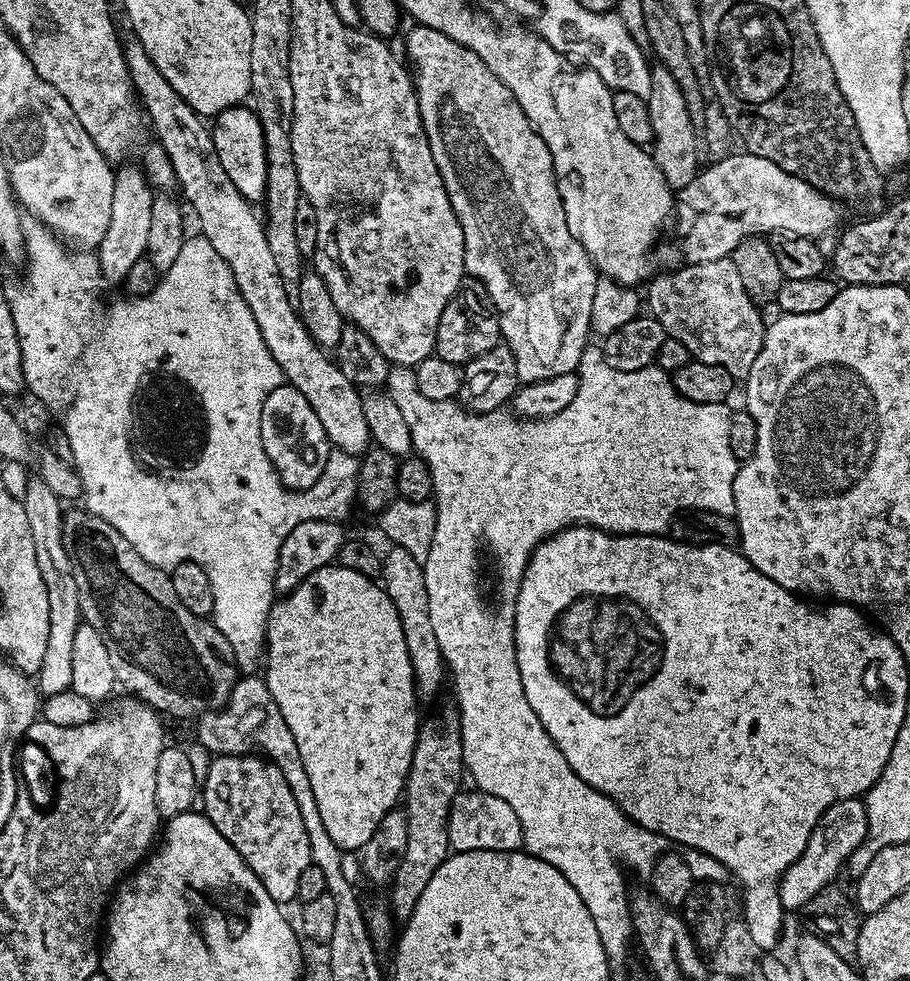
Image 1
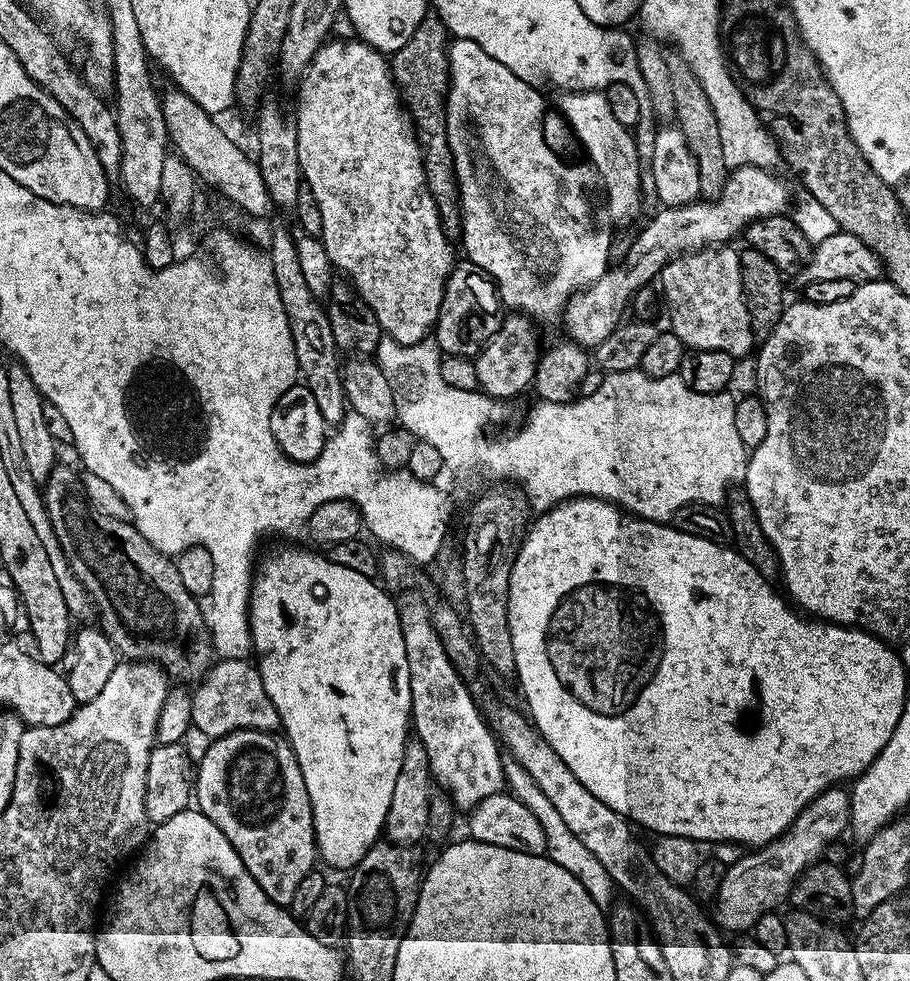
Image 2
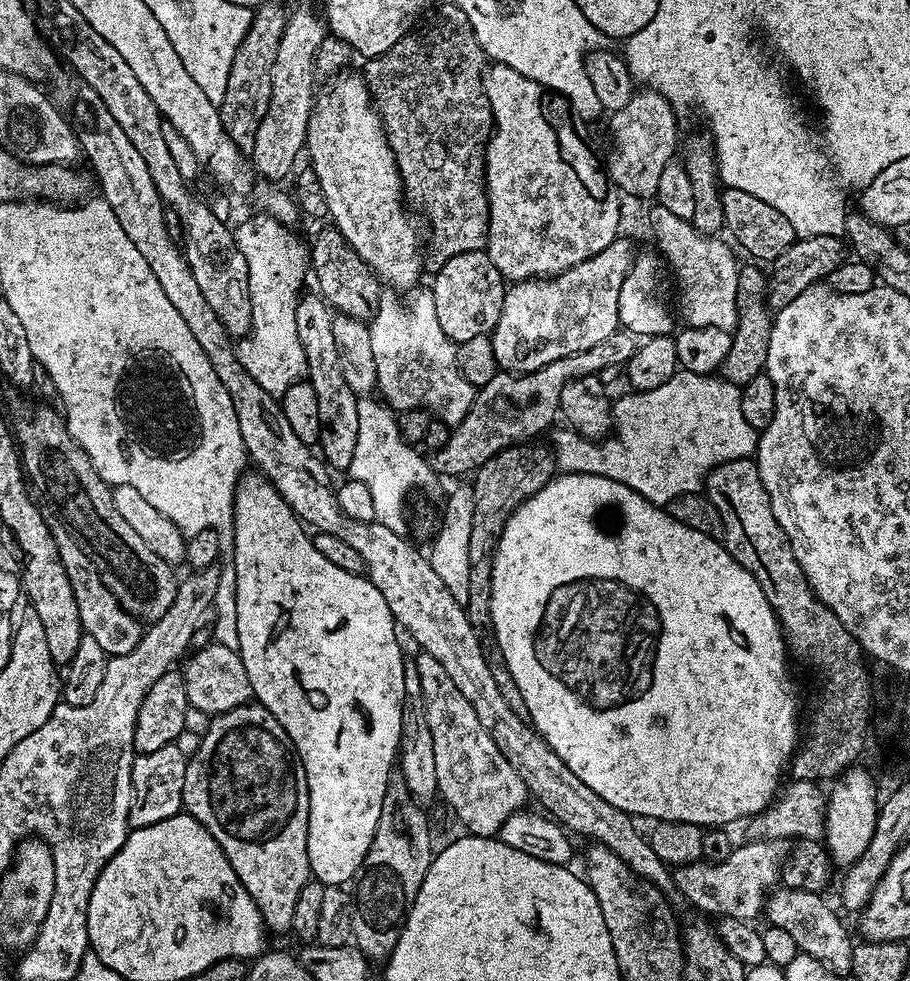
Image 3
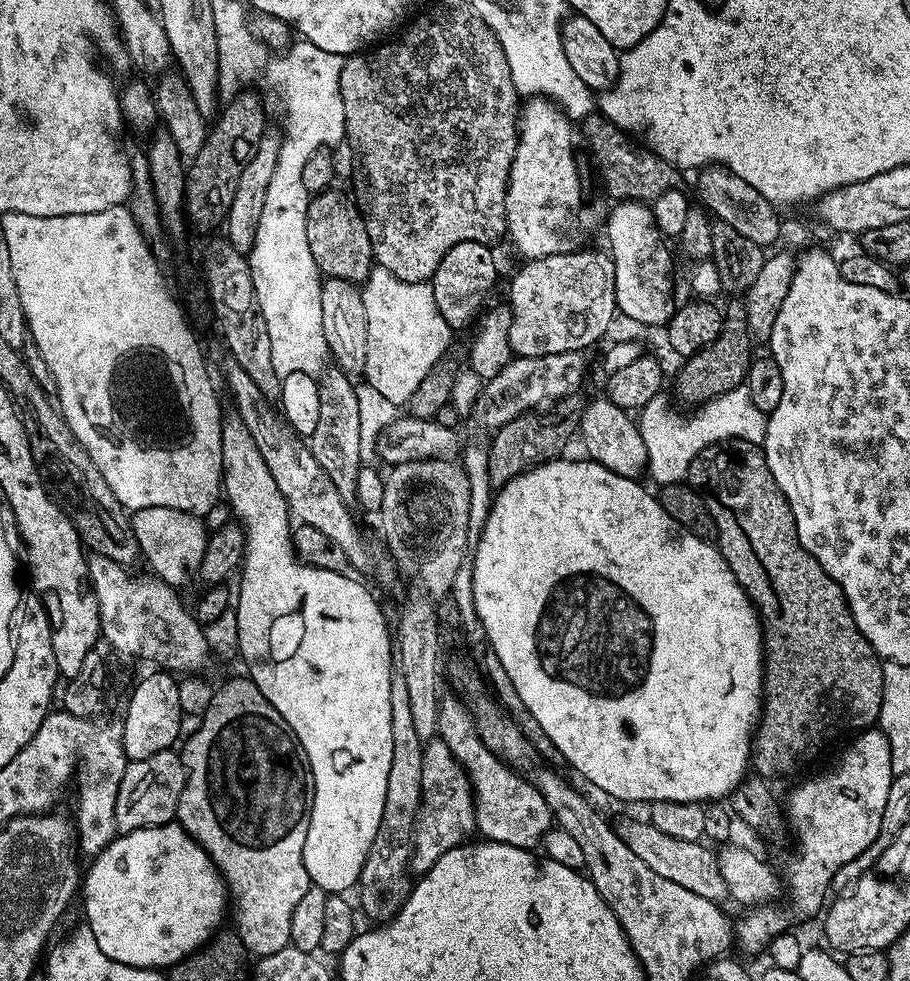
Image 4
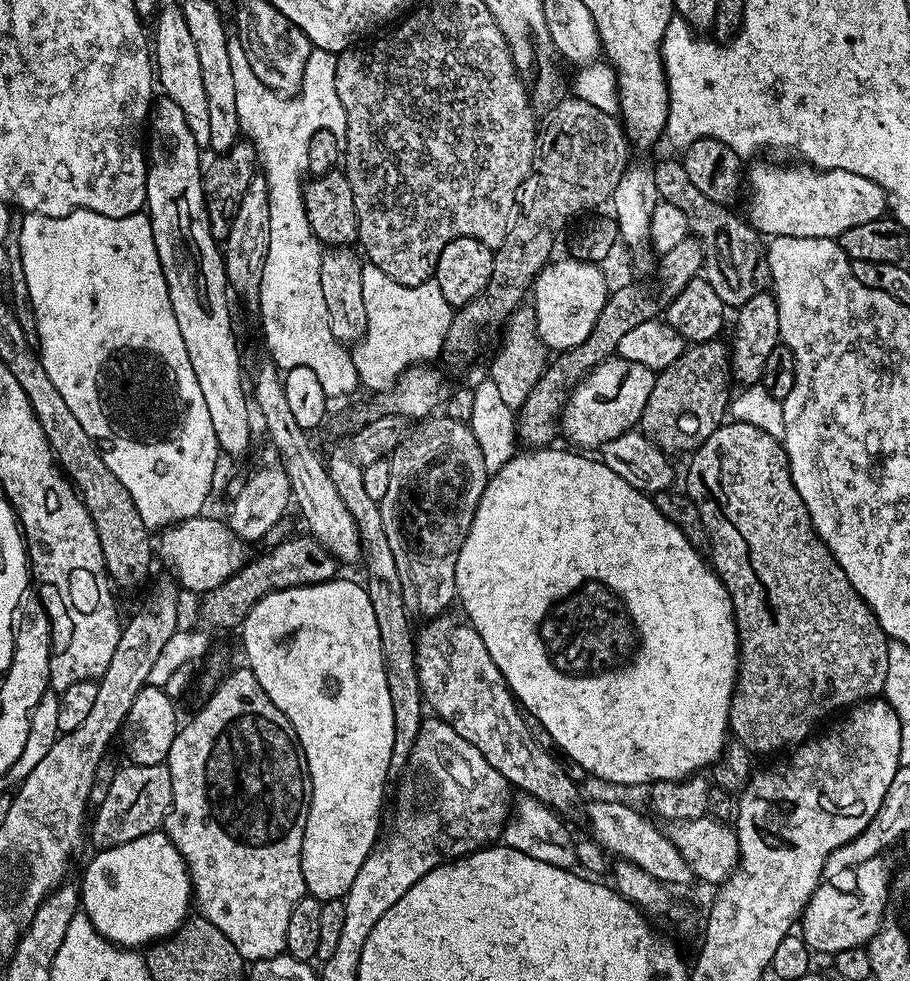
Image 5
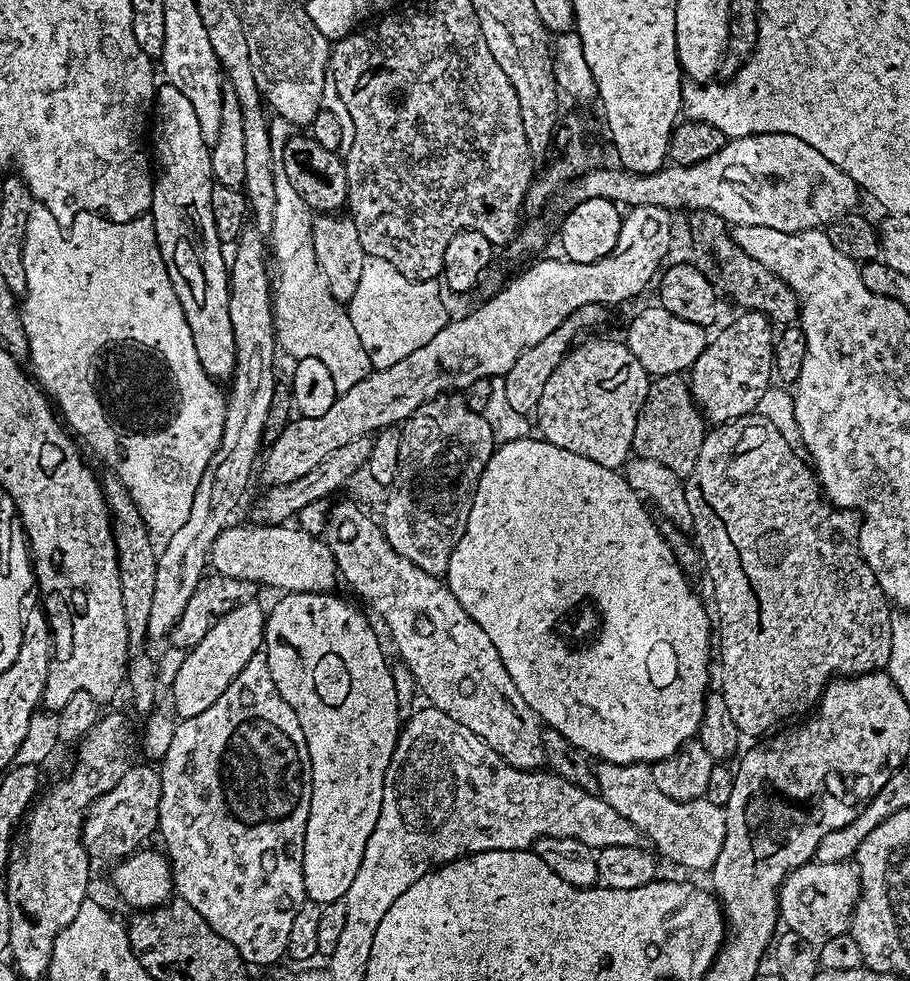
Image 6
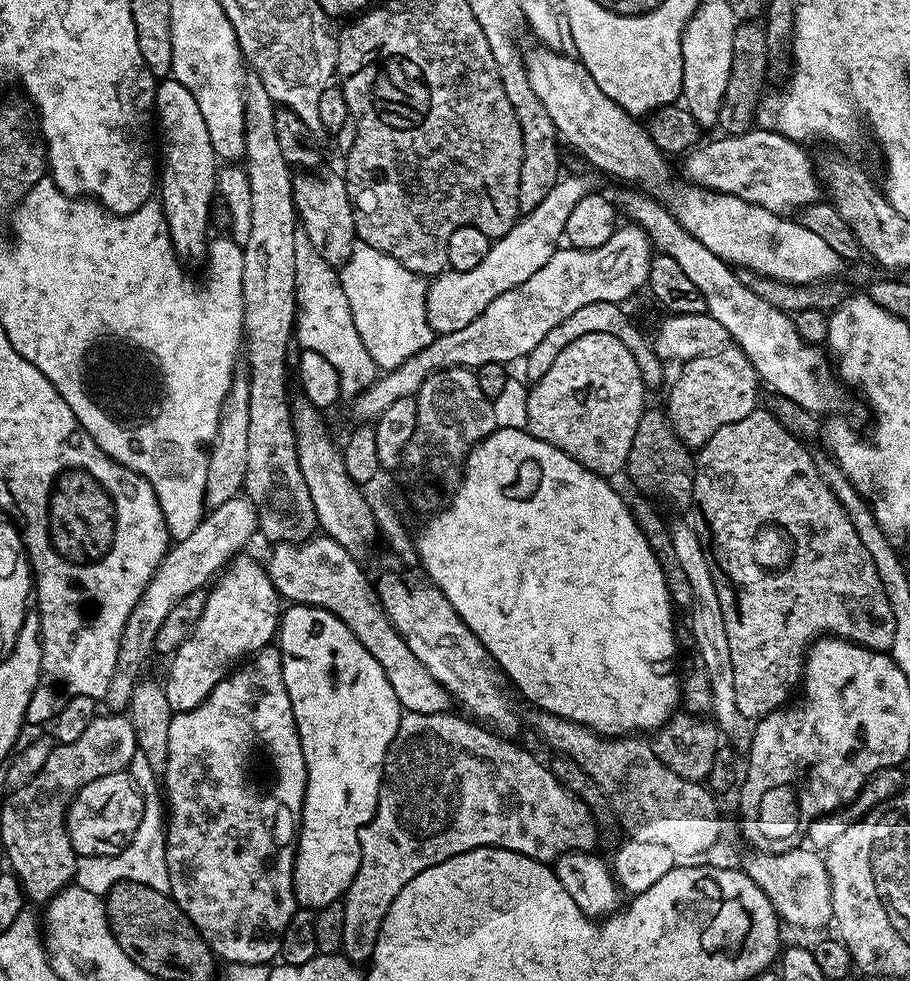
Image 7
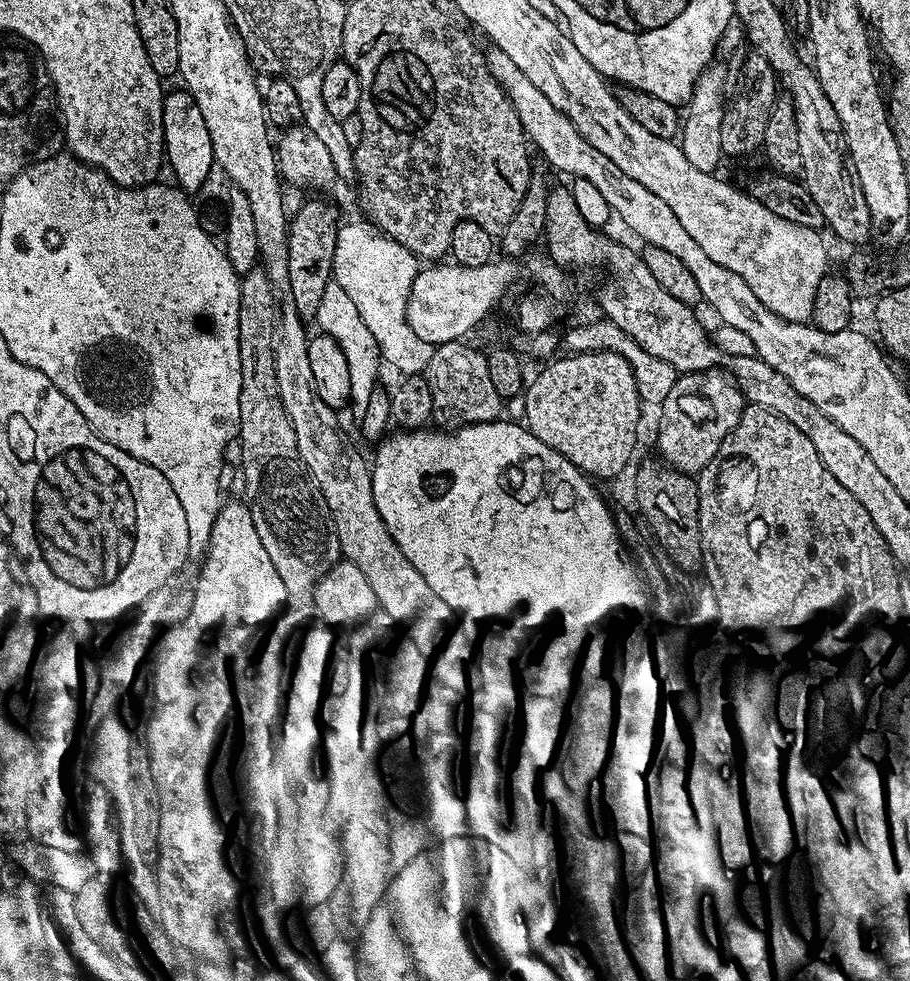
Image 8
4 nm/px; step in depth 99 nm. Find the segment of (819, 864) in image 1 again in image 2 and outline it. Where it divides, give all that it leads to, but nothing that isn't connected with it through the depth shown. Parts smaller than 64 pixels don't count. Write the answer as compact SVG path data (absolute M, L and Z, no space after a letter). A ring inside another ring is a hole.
M830 786L818 798L814 798L802 810L792 827L784 835L770 844L765 844L759 850L752 850L741 855L738 862L726 868L720 889L714 901L714 920L725 933L736 932L744 934L755 929L763 916L769 915L770 910L776 910L780 903L787 901L792 894L792 887L796 880L808 868L808 865L817 863L823 857L828 844L839 841L849 831L852 818L852 798L849 789L844 786Z

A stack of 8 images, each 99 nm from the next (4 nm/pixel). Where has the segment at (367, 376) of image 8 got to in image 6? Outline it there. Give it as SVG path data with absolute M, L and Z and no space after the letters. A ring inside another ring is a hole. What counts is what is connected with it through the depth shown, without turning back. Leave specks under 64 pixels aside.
M283 170L276 172L274 178L274 222L270 233L270 252L276 255L276 264L280 267L280 288L278 284L278 340L292 358L318 358L330 370L330 378L334 378L337 393L353 389L358 382L366 378L374 368L373 357L362 350L362 342L358 342L358 334L354 330L354 322L350 322L345 305L335 300L330 294L326 278L314 258L314 242L312 241L312 222L314 213L311 208L298 198L298 190L290 186Z

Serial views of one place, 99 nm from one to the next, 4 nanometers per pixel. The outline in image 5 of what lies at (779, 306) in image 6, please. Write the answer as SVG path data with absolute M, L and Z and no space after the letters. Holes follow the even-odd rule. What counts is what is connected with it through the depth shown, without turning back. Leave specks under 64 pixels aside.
M679 159L676 160L660 160L654 164L652 168L652 177L654 178L654 186L658 190L661 201L670 206L678 206L678 210L682 210L682 214L686 214L686 222L691 235L700 241L702 250L704 251L704 271L703 279L708 281L710 286L714 286L714 294L718 294L718 298L722 298L725 306L739 306L750 302L750 298L754 298L754 294L765 291L769 287L770 277L768 275L767 263L762 262L762 248L756 245L758 233L747 219L742 218L727 204L719 204L710 198L706 198L706 194L702 194L702 190L698 190L698 186L694 186L694 182L690 182L690 178L686 175L683 163Z

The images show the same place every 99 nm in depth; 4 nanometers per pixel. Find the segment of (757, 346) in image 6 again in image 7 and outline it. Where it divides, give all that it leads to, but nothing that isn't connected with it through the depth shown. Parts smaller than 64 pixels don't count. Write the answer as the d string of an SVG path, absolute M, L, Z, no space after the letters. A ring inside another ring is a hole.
M729 346L709 356L683 361L680 373L668 392L666 415L686 447L699 450L721 426L730 426L754 411L756 391L762 388L754 366L741 348Z

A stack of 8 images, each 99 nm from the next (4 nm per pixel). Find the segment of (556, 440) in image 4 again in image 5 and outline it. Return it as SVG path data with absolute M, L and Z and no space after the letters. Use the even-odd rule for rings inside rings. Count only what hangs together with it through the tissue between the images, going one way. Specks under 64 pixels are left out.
M628 284L609 295L606 306L602 306L602 314L598 314L598 322L594 322L594 330L586 338L586 342L578 342L578 346L567 348L559 353L547 365L541 374L540 381L530 391L526 402L519 408L516 416L516 435L519 441L528 448L549 447L560 432L560 412L564 409L564 403L568 401L568 395L576 388L577 382L584 377L594 366L598 366L604 360L618 353L618 342L634 326L647 320L655 320L661 315L662 304L659 304L652 296L647 296L636 284Z

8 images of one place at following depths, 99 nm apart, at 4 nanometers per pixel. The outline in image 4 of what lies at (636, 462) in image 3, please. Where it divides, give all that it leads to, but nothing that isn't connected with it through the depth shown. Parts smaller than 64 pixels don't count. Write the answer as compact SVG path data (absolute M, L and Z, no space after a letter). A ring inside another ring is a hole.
M747 386L723 392L720 396L704 401L689 416L671 412L666 396L655 396L638 412L640 432L648 455L646 472L657 480L657 485L681 483L687 477L694 458L698 458L698 454L702 454L707 448L715 448L729 440L745 440L759 445L764 443L768 416L758 410L758 406L754 406L754 398L750 398Z

